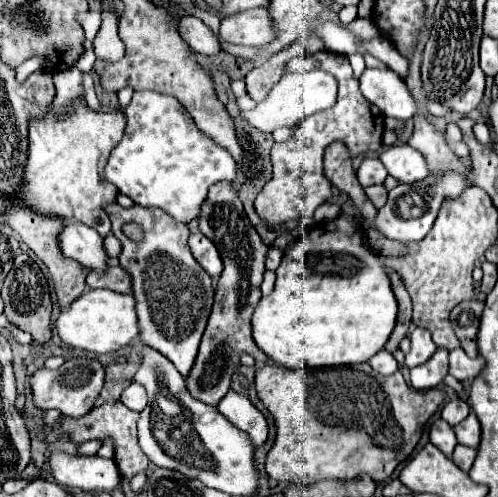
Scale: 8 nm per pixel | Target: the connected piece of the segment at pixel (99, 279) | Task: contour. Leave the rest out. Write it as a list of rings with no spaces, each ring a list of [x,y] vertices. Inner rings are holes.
[[[105,270],[103,274],[89,274],[87,276],[87,286],[89,288],[111,288],[117,292],[131,292],[131,278],[125,270]]]

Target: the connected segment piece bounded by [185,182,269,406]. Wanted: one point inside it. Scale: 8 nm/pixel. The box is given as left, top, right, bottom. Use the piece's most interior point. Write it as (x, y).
(222, 219)

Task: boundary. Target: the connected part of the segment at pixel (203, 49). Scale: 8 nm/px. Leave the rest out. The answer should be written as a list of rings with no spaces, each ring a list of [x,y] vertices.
[[[183,16],[179,20],[179,34],[191,46],[193,52],[211,56],[221,50],[217,36],[195,16]]]

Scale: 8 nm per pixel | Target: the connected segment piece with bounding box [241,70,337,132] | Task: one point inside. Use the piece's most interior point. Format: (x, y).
(295, 96)

